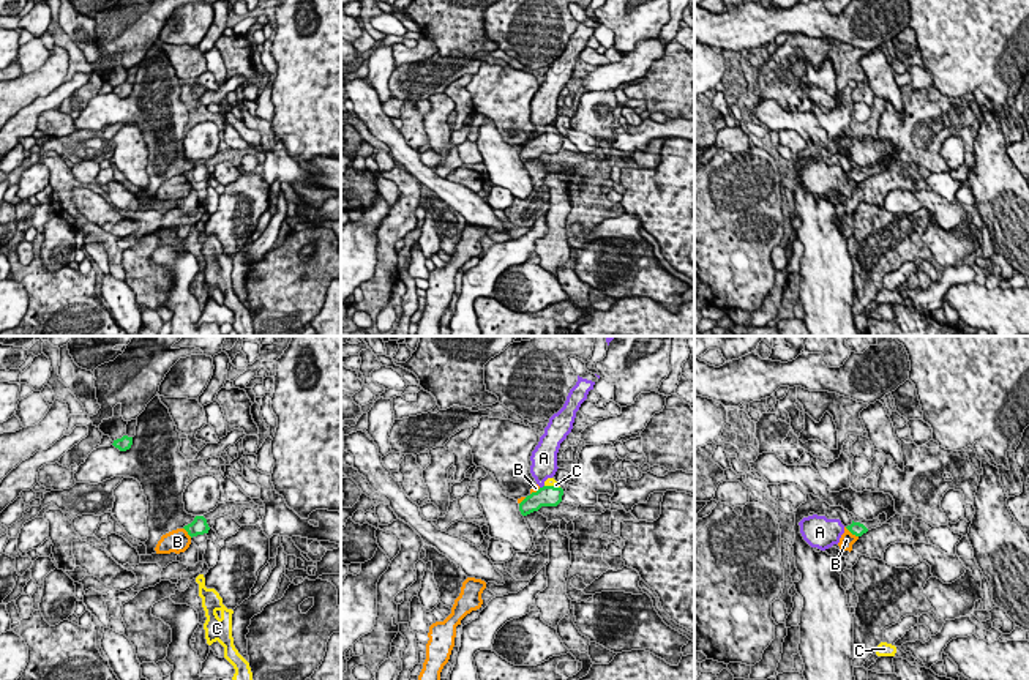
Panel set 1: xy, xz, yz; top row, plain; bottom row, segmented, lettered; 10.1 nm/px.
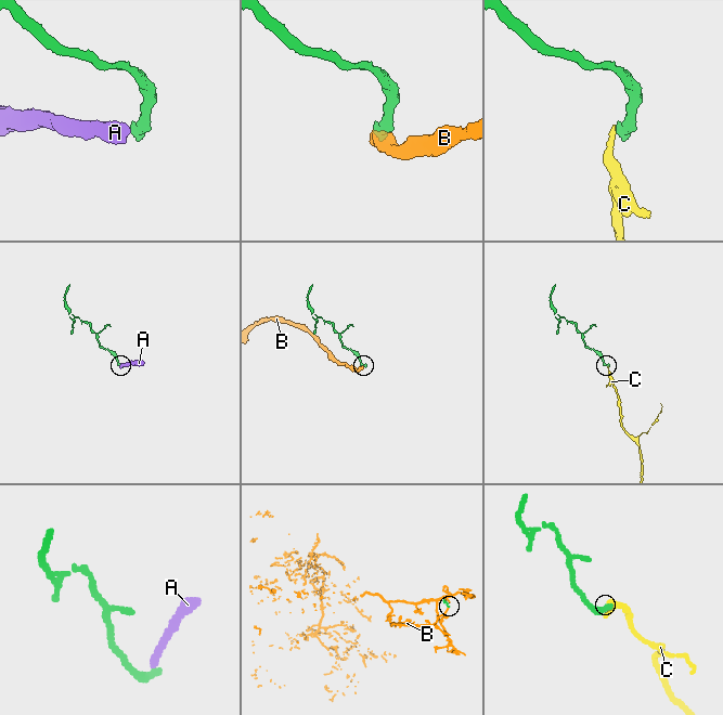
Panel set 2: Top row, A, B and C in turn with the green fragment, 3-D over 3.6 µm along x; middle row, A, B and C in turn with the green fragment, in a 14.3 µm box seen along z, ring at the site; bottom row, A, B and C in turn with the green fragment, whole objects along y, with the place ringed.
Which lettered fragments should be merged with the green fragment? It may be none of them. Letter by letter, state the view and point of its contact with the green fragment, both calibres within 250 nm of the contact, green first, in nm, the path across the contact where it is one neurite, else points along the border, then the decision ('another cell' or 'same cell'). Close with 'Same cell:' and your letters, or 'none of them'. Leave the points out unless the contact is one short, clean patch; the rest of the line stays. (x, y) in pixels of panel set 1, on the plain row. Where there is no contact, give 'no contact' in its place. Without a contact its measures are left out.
A: meets green in xz at (543, 133); 220 nm thick on the green side, 260 nm on the other; border along xz (543, 131), (540, 134); another cell
B: meets green in yz at (851, 179); 140 nm thick on the green side, 140 nm on the other; border along yz (845, 174), (857, 183); another cell
C: meets green in xz at (553, 133); 220 nm thick on the green side, 90 nm on the other; runs through xz (548, 142), (553, 133), (550, 128); same cell
Same cell: C

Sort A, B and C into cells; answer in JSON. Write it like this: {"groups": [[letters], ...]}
{"groups": [["A", "B"], ["C"]]}

